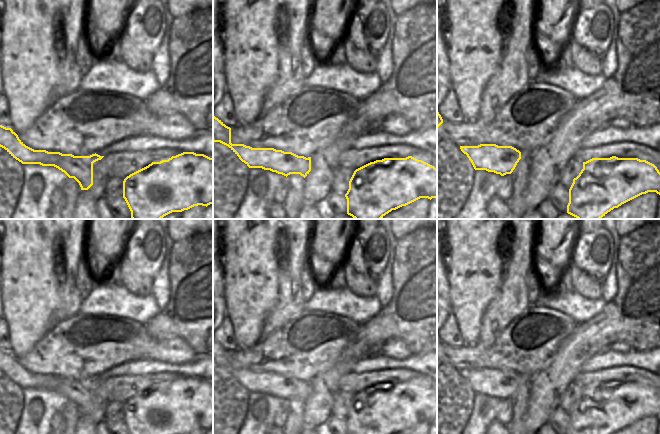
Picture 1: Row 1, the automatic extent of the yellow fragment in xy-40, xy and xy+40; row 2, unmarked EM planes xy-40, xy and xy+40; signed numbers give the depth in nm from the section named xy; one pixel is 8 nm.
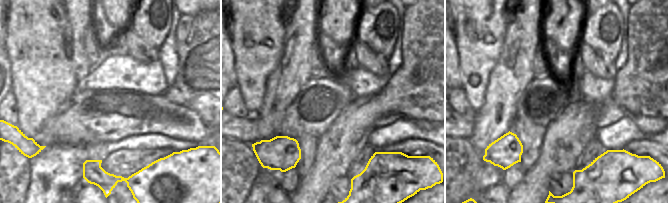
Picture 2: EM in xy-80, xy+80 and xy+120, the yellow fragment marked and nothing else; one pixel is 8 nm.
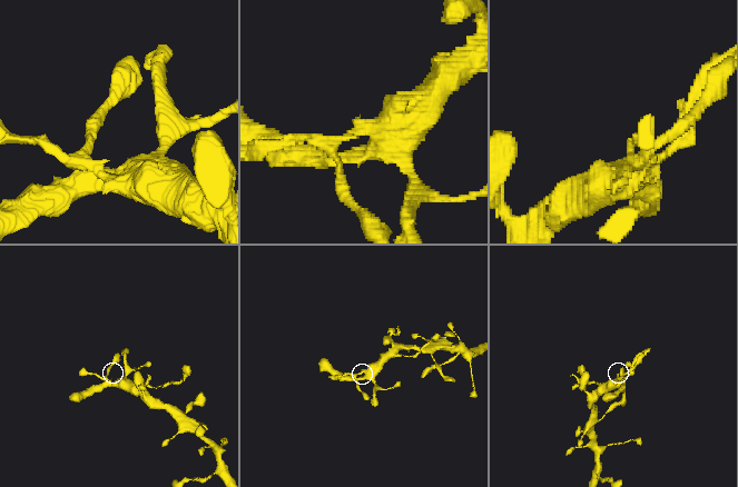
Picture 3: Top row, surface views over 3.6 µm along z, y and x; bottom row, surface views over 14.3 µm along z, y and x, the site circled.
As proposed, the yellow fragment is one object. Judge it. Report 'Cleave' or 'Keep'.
Keep.

